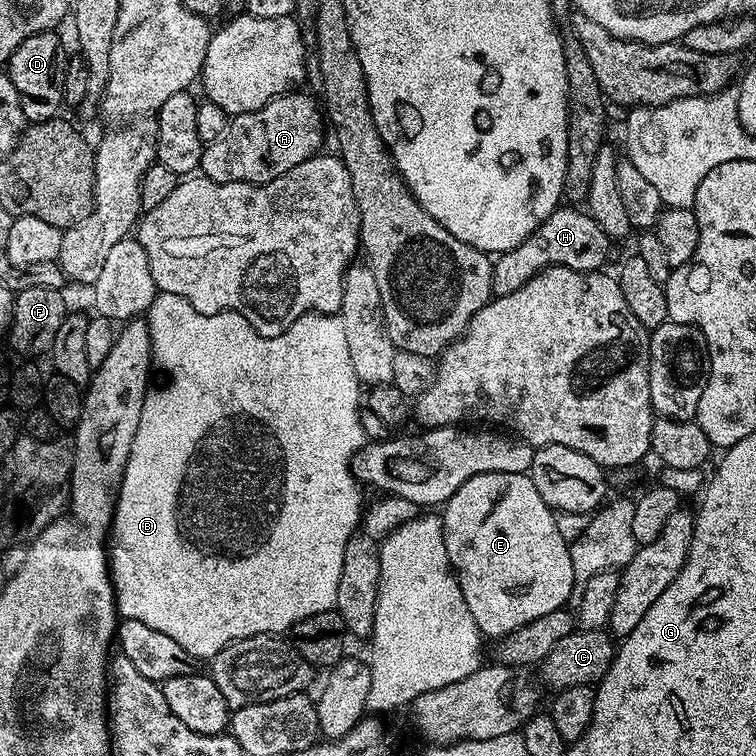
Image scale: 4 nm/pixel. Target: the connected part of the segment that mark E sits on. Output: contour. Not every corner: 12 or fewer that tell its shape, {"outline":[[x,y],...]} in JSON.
{"outline":[[474,474],[442,506],[481,637],[567,605],[569,541],[531,475]]}

